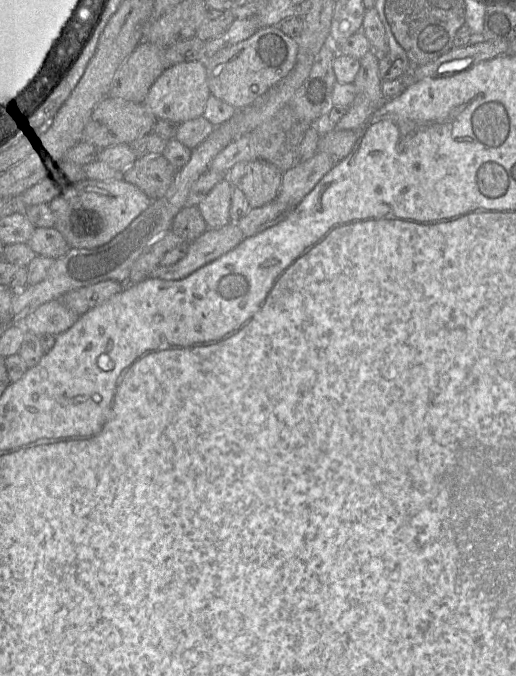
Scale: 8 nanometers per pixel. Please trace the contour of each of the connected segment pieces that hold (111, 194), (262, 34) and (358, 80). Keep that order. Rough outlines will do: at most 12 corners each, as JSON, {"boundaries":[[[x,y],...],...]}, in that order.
{"boundaries":[[[118,176],[64,185],[49,203],[70,248],[96,249],[151,203]],[[278,26],[204,61],[211,95],[237,110],[293,69]],[[369,51],[353,82],[355,99],[336,124],[355,130],[384,102],[380,55]]]}

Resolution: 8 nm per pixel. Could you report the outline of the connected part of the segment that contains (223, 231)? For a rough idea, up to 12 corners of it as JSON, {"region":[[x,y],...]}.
{"region":[[237,223],[208,228],[151,277],[179,280],[244,240]]}

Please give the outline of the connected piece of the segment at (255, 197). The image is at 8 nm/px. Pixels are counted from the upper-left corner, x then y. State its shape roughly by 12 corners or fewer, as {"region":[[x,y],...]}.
{"region":[[248,162],[237,187],[251,208],[276,200],[282,174],[270,162]]}

